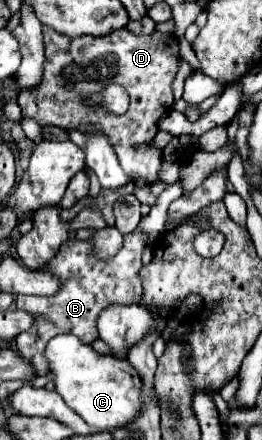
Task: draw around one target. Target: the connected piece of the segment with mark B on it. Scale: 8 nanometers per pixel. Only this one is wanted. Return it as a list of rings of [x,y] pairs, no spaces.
[[[182,182],[170,184],[160,196],[158,202],[152,206],[150,214],[142,218],[140,226],[136,232],[126,234],[124,246],[114,256],[114,260],[106,260],[106,264],[98,264],[94,256],[90,256],[90,244],[86,240],[68,240],[60,252],[40,268],[40,272],[50,272],[56,278],[62,278],[62,286],[54,296],[28,296],[28,294],[18,294],[16,296],[16,308],[30,312],[34,322],[26,332],[20,332],[16,336],[16,350],[18,354],[30,362],[34,368],[36,376],[46,376],[46,360],[42,360],[42,348],[44,344],[54,338],[56,334],[74,334],[78,336],[84,344],[92,344],[98,338],[98,316],[102,310],[114,306],[114,304],[136,304],[140,296],[140,280],[138,280],[138,268],[142,268],[142,250],[154,242],[164,232],[164,222],[166,222],[166,212],[172,200],[182,196]]]

